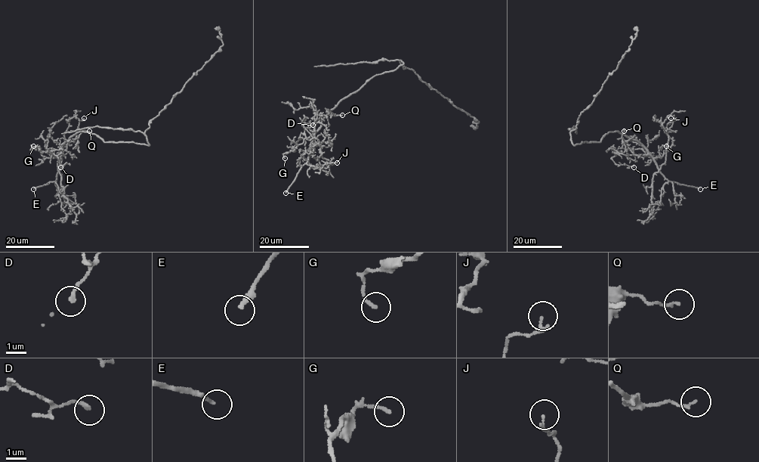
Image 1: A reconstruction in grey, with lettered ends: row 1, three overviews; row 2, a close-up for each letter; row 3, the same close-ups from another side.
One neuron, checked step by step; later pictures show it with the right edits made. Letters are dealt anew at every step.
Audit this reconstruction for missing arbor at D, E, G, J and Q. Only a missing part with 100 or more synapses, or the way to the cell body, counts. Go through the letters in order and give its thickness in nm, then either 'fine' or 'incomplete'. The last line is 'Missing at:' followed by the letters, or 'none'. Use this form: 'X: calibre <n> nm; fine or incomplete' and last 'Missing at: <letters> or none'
D: calibre 160 nm; fine
E: calibre 200 nm; incomplete
G: calibre 180 nm; fine
J: calibre 150 nm; fine
Q: calibre 140 nm; fine
Missing at: E

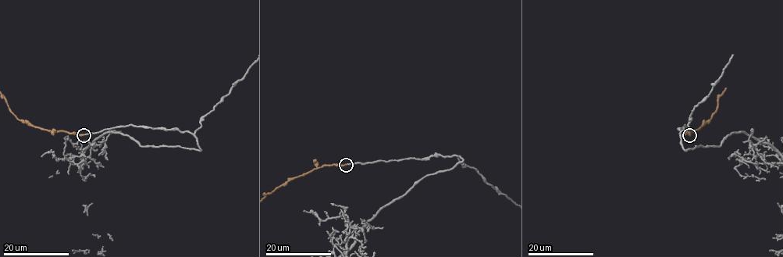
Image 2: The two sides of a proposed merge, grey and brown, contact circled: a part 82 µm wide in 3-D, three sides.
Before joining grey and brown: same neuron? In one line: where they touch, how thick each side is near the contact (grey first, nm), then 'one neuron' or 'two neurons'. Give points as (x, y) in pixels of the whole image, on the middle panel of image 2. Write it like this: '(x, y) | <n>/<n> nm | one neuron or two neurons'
(346, 165) | 140/190 nm | one neuron

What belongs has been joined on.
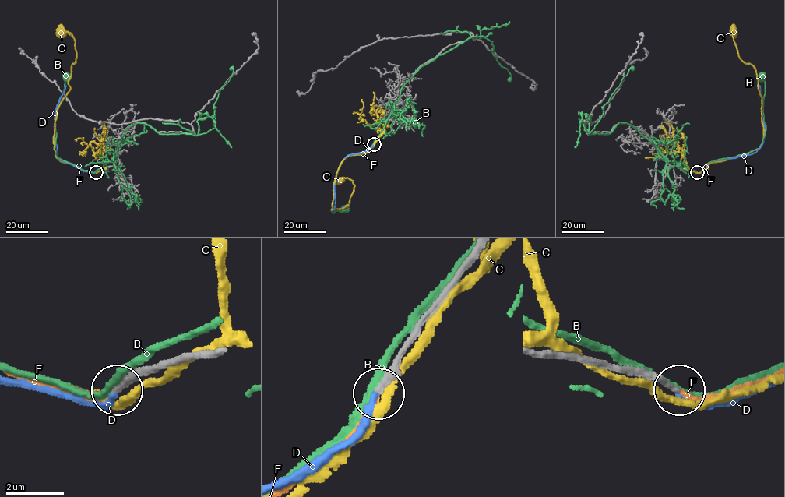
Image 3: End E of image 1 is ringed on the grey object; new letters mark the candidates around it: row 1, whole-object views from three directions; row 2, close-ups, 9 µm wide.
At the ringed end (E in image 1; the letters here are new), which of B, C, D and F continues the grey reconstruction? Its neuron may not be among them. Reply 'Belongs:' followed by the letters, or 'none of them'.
Belongs: F

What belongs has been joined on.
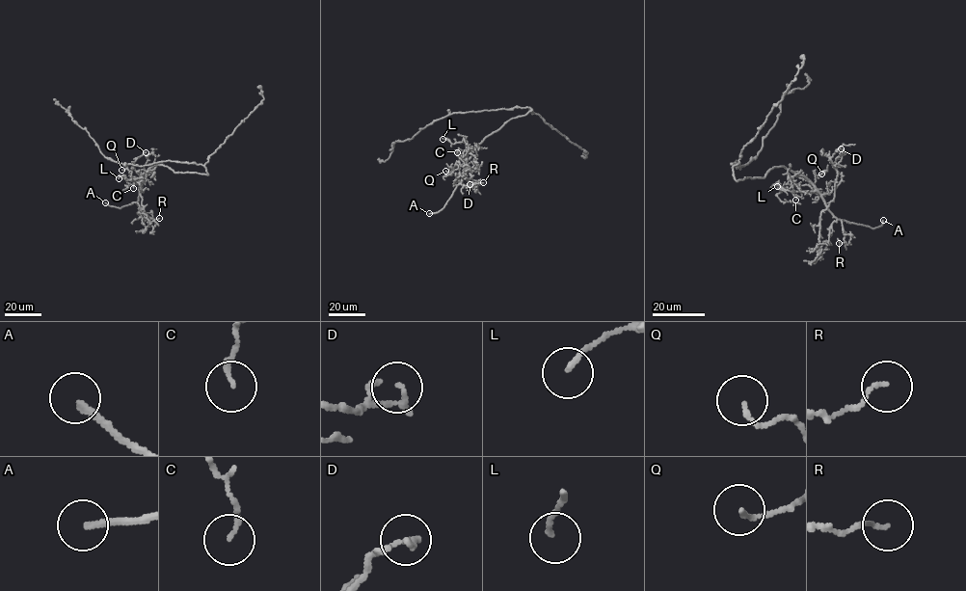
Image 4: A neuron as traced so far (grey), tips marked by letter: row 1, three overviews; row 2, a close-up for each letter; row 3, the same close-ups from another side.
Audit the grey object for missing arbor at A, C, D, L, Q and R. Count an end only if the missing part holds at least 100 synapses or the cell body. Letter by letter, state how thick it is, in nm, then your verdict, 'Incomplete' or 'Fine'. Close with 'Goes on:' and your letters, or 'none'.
A: Thickness 180 nm. Incomplete
C: Thickness 150 nm. Fine
D: Thickness 150 nm. Fine
L: Thickness 140 nm. Fine
Q: Thickness 130 nm. Fine
R: Thickness 110 nm. Fine
Goes on: A

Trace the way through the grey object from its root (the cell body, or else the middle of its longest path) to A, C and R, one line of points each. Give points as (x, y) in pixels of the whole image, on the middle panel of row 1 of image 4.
A: (522, 108), (532, 110), (509, 120), (477, 146), (466, 163), (463, 180), (445, 205), (437, 212), (429, 213)
C: (522, 108), (532, 110), (509, 120), (488, 135), (472, 150), (465, 165), (460, 164), (459, 150), (457, 152)
R: (522, 108), (532, 110), (509, 120), (488, 135), (466, 163), (461, 183), (471, 187), (483, 182)

